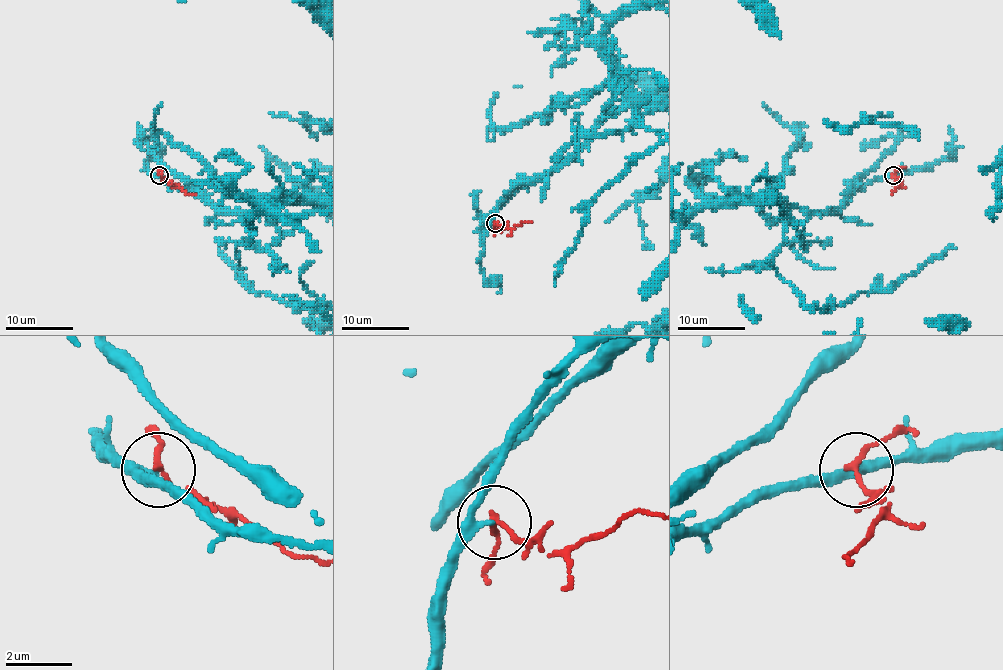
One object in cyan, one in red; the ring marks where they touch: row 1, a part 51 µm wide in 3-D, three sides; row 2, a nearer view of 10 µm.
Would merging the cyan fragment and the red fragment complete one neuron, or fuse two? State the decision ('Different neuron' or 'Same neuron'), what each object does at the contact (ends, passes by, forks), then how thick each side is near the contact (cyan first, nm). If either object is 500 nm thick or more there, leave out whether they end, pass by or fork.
Different neuron. At the ring cyan passes by. At the ring red passes by. Thickness 220 nm (cyan) against 160 nm

